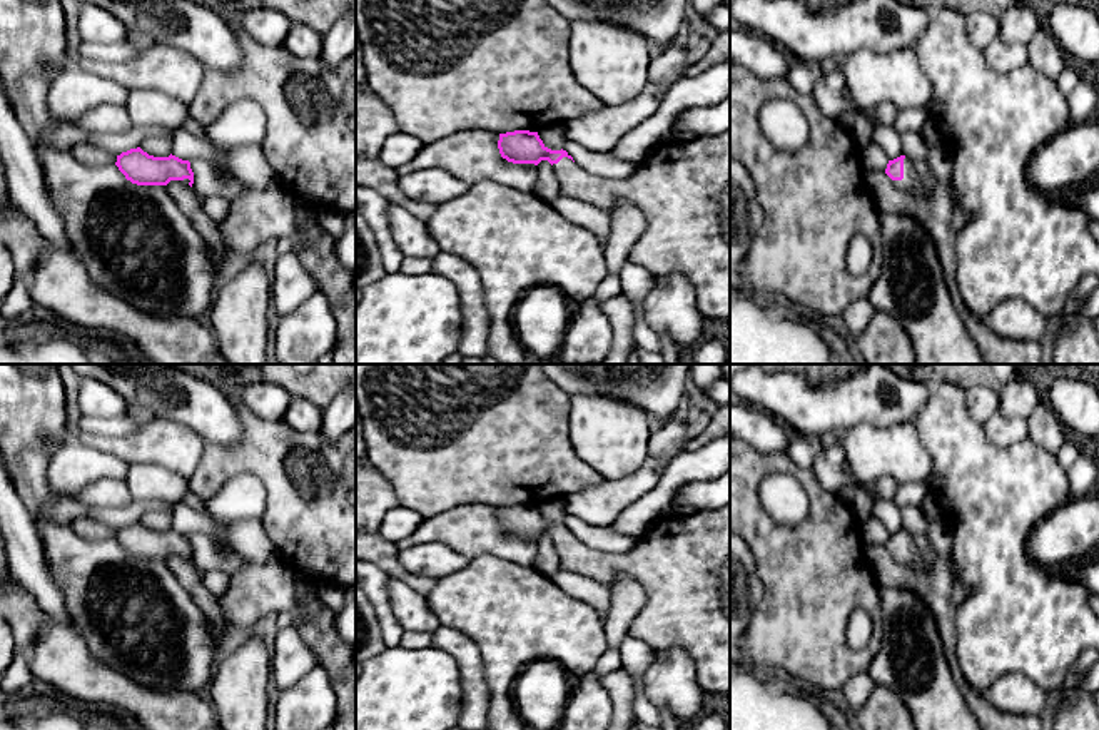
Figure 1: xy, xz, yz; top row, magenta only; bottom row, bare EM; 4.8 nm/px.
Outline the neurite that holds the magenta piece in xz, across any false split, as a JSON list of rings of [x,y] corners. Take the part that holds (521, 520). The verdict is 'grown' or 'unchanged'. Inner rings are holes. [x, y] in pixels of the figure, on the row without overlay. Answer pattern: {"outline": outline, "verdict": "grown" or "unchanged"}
{"outline": [[[730,504],[686,516],[663,516],[623,553],[595,550],[566,525],[548,523],[538,506],[499,508],[498,523],[513,538],[538,540],[548,535],[561,570],[586,576],[608,590],[618,576],[635,580],[645,593],[645,605],[628,635],[646,641],[655,653],[685,650],[695,662],[700,688],[720,698],[730,697]]], "verdict": "grown"}

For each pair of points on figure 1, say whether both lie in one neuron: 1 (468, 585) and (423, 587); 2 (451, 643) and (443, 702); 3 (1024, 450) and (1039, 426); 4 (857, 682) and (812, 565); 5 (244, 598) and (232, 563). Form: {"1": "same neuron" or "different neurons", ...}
{"1": "different neurons", "2": "different neurons", "3": "different neurons", "4": "different neurons", "5": "different neurons"}

